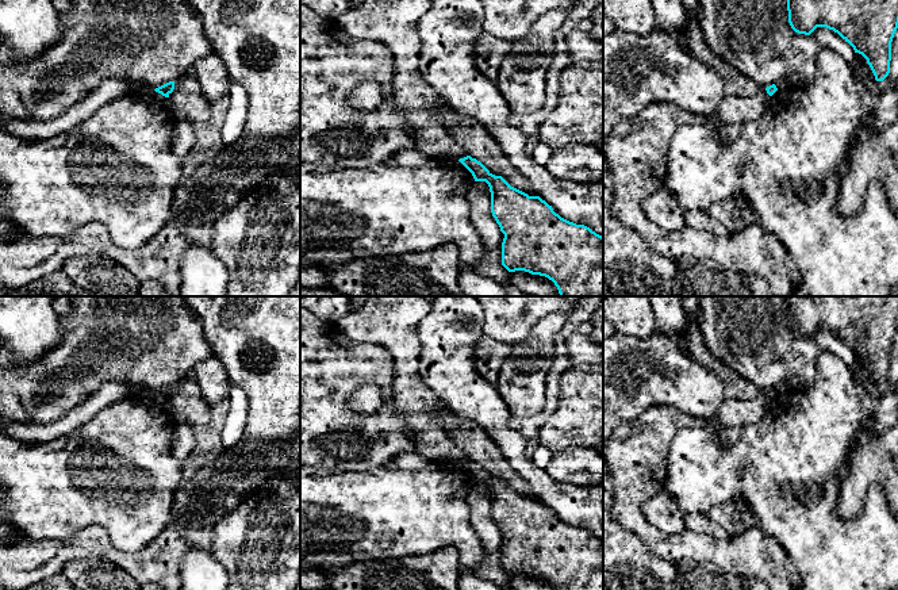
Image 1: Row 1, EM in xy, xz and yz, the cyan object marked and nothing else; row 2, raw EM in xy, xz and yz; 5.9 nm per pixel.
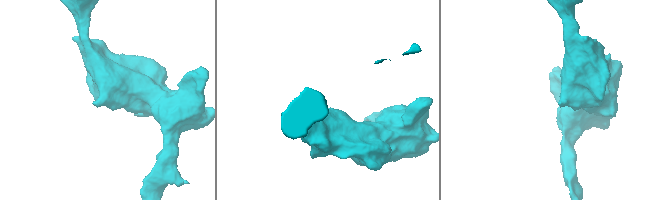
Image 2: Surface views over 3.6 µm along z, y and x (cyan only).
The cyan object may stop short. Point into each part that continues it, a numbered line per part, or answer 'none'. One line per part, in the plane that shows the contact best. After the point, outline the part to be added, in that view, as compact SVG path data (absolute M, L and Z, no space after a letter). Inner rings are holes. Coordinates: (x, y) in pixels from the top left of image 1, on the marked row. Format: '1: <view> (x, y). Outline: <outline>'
none

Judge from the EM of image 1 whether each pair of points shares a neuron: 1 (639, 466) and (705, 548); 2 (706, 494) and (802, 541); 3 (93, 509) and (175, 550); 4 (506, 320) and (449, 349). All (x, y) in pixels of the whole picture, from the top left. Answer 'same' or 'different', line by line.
1: same
2: same
3: different
4: different

